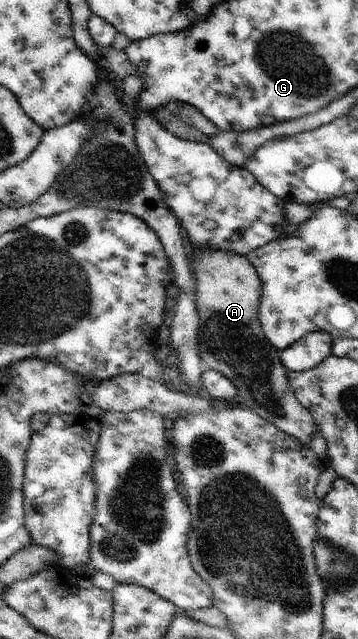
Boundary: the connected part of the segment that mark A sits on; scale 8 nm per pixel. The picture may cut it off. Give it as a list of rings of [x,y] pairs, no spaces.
[[[203,248],[192,255],[196,267],[195,304],[199,313],[197,348],[210,370],[224,374],[236,386],[240,401],[254,413],[294,436],[302,445],[311,444],[317,429],[310,412],[298,401],[287,378],[278,350],[263,334],[258,312],[262,282],[256,268],[232,252]]]

